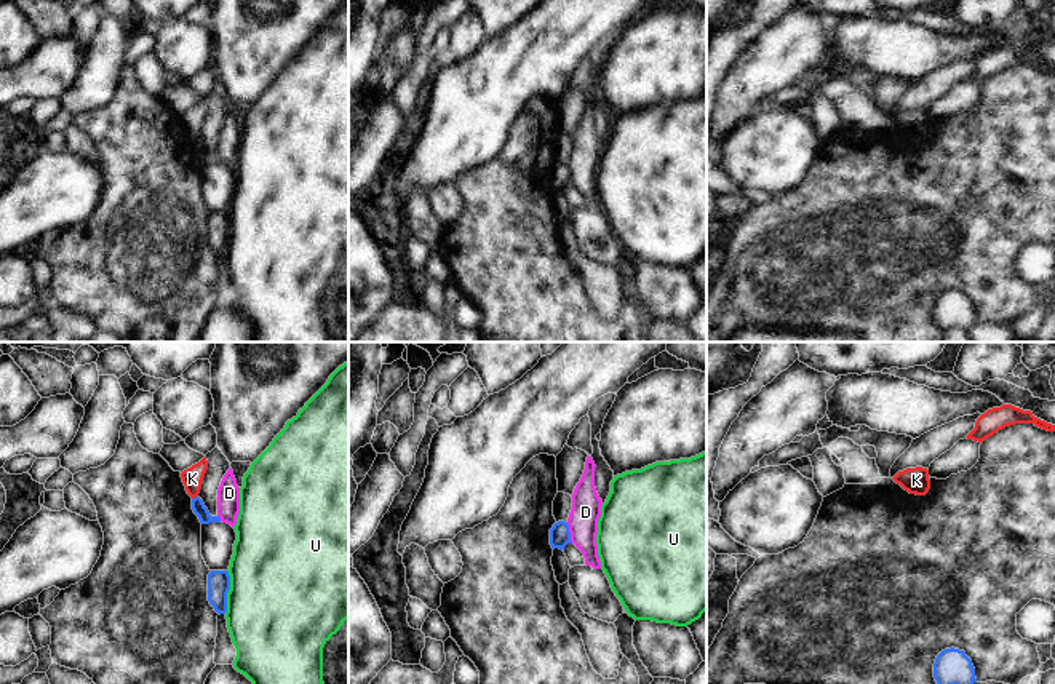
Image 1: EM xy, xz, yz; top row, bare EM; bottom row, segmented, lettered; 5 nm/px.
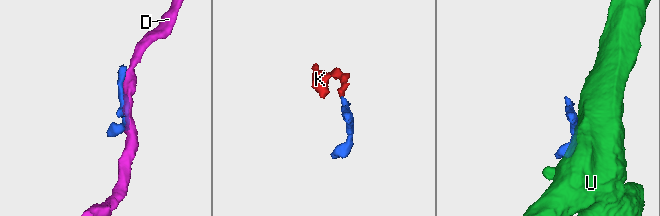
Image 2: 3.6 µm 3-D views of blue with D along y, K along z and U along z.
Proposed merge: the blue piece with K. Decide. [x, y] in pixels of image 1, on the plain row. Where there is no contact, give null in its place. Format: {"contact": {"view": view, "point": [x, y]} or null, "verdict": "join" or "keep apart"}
{"contact": {"view": "xy", "point": [195, 139]}, "verdict": "keep apart"}

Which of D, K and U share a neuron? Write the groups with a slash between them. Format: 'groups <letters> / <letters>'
groups D / K / U

